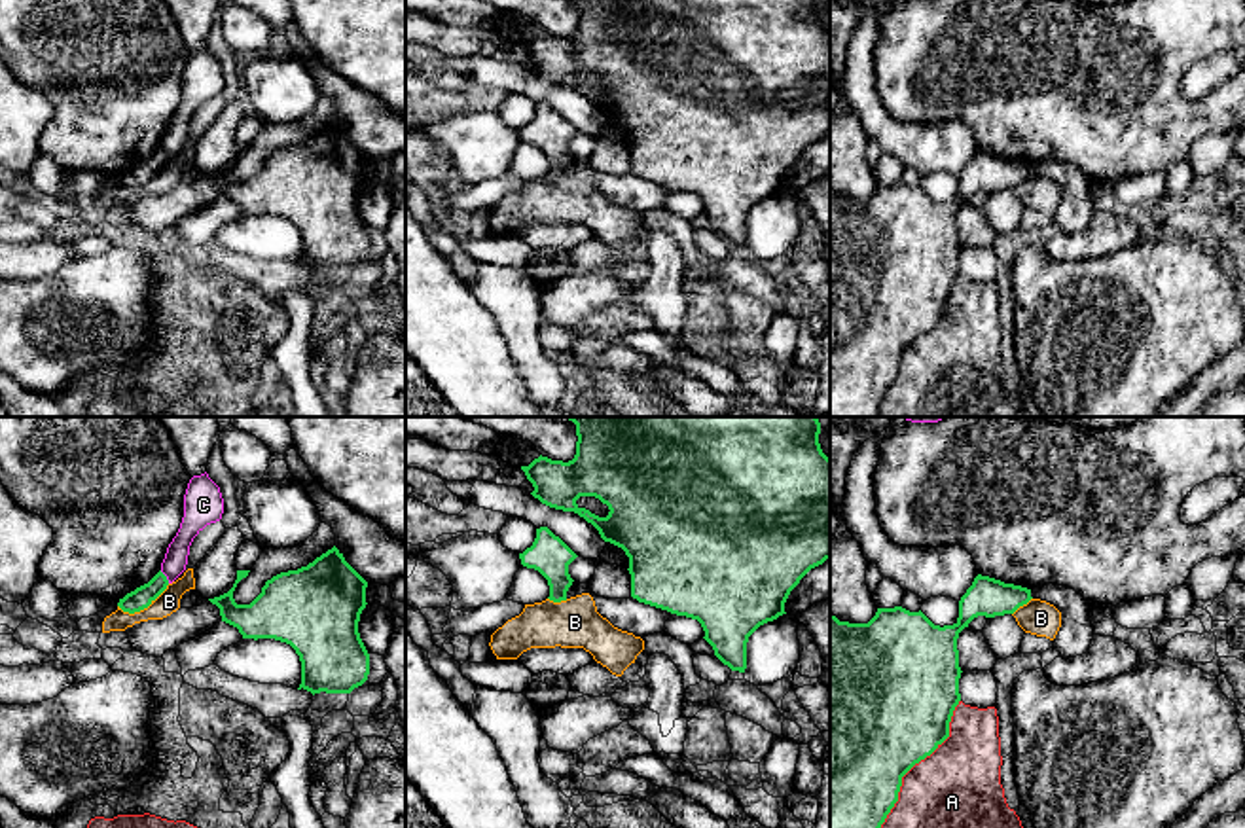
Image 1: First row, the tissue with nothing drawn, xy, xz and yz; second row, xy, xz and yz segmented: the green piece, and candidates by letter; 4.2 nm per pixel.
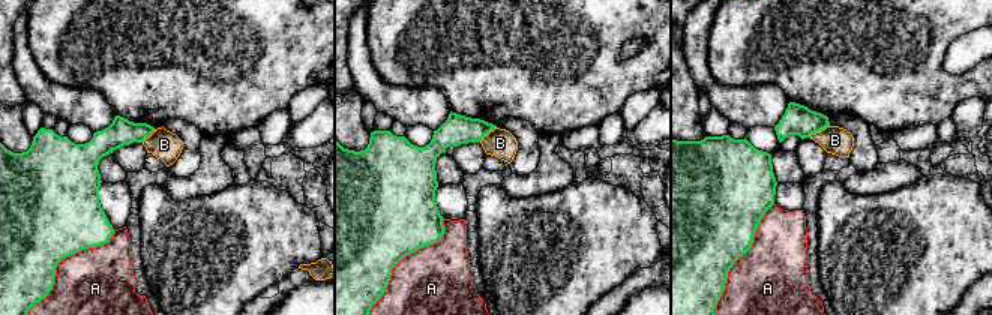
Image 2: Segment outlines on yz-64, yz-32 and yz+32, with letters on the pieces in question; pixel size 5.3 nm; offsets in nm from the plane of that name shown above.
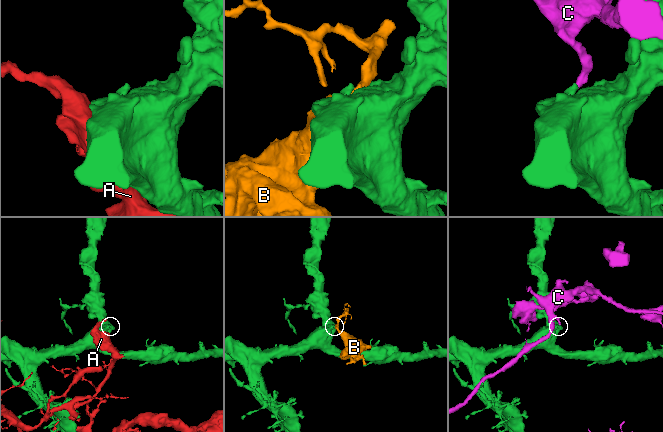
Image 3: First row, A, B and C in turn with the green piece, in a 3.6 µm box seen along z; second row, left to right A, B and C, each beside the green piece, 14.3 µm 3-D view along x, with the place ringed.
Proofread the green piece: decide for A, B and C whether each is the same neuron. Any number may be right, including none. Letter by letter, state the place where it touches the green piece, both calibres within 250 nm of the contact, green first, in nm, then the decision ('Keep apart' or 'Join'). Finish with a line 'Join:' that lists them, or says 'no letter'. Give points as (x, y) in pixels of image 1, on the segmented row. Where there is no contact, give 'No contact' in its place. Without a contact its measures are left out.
A: Touches green at yz (918, 762). Thickness 500 nm (green) against 360 nm. Keep apart
B: Touches green at xy (143, 609). Thickness 90 nm (green) against 100 nm. Keep apart
C: Touches green at xy (165, 576). Thickness 90 nm (green) against 100 nm. Keep apart
Join: no letter

